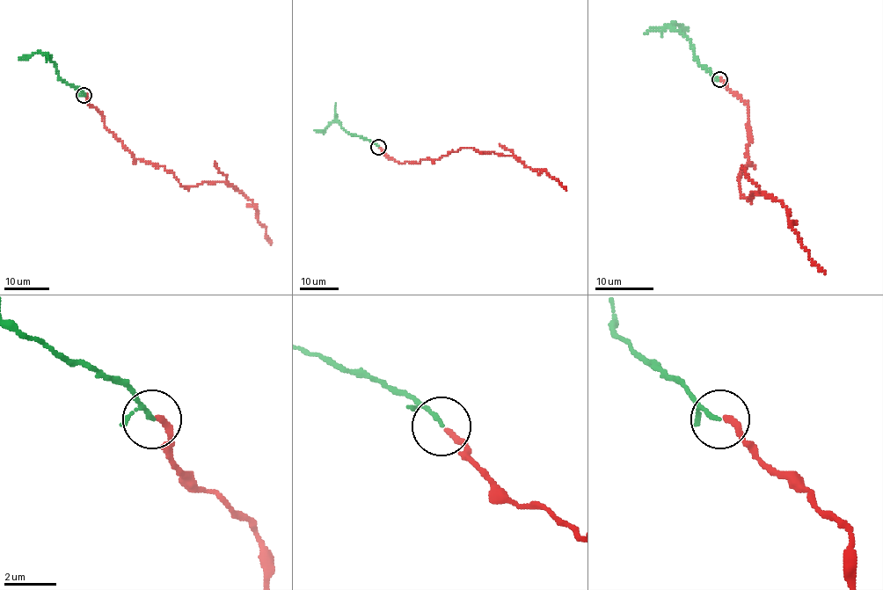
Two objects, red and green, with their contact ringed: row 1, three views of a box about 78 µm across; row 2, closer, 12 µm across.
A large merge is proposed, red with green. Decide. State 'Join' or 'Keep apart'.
Join

